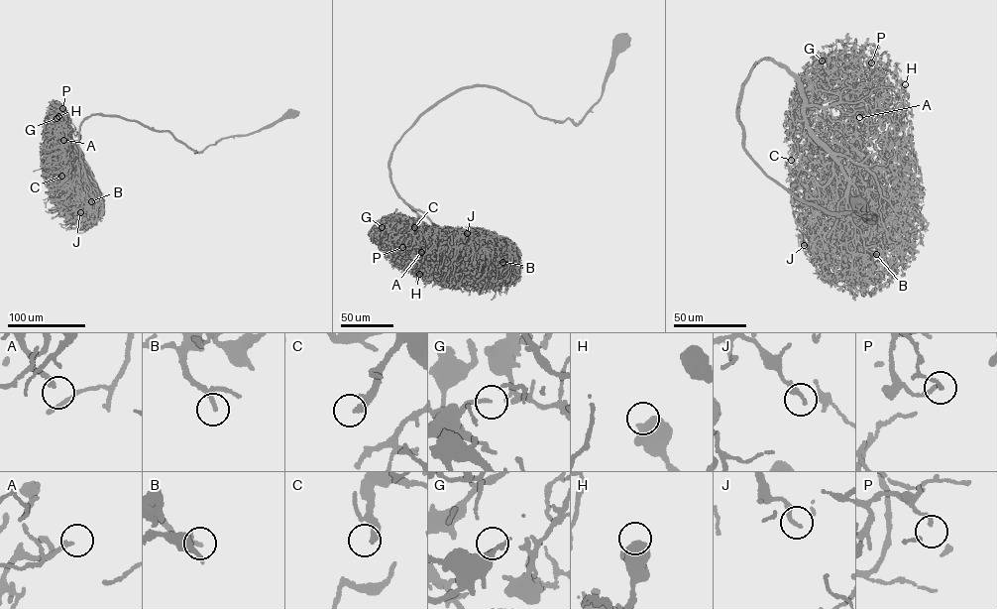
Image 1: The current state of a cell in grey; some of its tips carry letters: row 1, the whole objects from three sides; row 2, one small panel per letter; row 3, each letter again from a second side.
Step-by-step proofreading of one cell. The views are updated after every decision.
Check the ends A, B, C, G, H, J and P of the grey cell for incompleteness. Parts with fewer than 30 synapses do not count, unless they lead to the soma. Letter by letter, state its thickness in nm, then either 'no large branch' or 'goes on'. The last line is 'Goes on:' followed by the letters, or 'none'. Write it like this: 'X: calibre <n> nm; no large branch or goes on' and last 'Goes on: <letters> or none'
A: calibre 220 nm; goes on
B: calibre 190 nm; goes on
C: calibre 240 nm; goes on
G: calibre 100 nm; no large branch
H: calibre 750 nm; no large branch
J: calibre 240 nm; no large branch
P: calibre 160 nm; no large branch
Goes on: A, B, C

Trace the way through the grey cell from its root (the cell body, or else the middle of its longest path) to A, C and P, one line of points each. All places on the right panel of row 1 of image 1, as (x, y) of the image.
A: (856, 205), (873, 222), (802, 202), (750, 157), (735, 117), (768, 59), (825, 117), (859, 117)
C: (856, 205), (873, 222), (802, 202), (750, 157), (735, 113), (768, 59), (825, 112), (805, 105), (791, 160)
P: (856, 205), (873, 222), (779, 184), (735, 113), (762, 60), (823, 106), (871, 62)

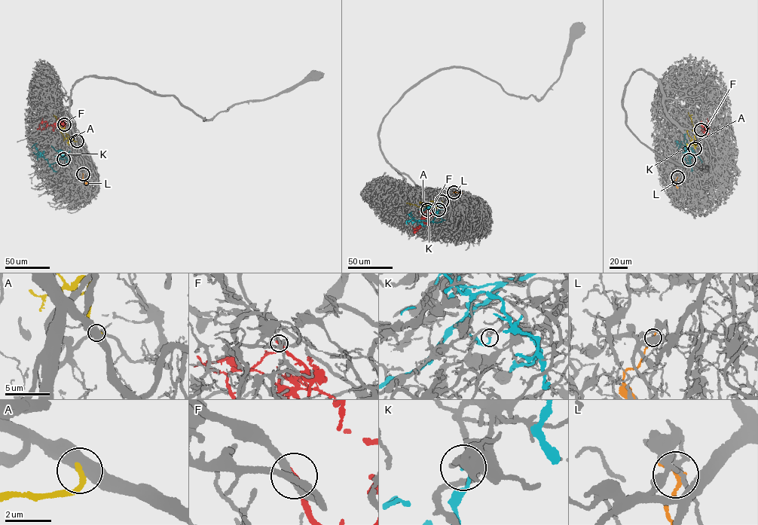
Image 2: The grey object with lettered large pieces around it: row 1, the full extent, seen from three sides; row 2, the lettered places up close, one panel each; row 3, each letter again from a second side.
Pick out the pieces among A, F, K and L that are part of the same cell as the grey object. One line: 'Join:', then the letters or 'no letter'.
Join: F

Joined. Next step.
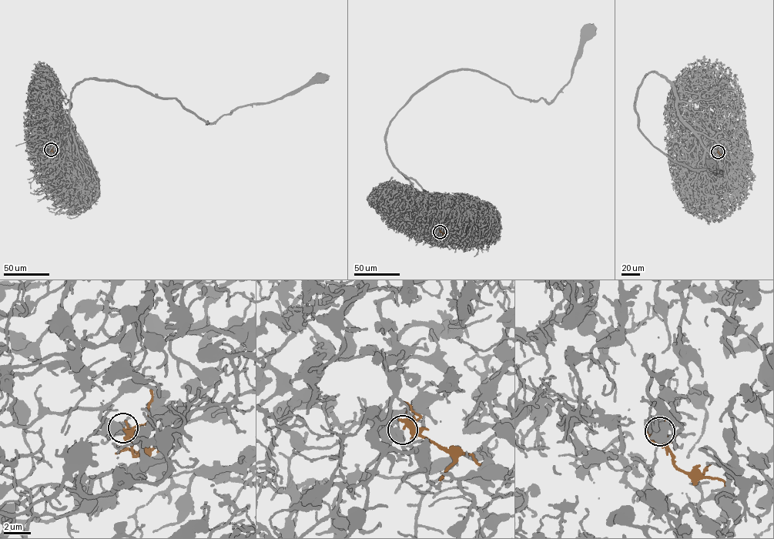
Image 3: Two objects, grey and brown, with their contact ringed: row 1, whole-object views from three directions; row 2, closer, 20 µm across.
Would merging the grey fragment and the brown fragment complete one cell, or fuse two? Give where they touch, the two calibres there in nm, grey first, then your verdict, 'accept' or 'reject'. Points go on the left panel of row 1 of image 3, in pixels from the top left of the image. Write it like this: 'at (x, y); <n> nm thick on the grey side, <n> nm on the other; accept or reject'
at (51, 149); 440 nm thick on the grey side, 280 nm on the other; reject

